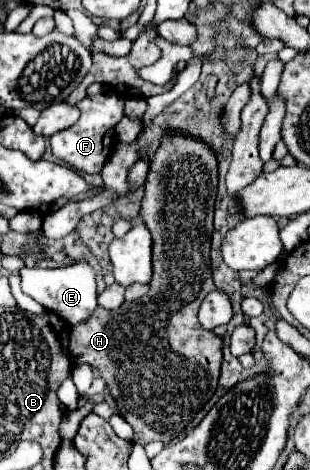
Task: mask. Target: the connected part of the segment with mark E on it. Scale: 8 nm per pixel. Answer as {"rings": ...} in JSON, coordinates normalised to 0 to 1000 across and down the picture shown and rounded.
{"rings":[[[239,555],[239,564],[194,568],[194,572],[65,572],[71,589],[71,619],[123,640],[135,653],[181,666],[213,691],[271,687],[297,662],[316,653],[316,623],[310,623],[310,594],[303,572],[277,555]]]}

